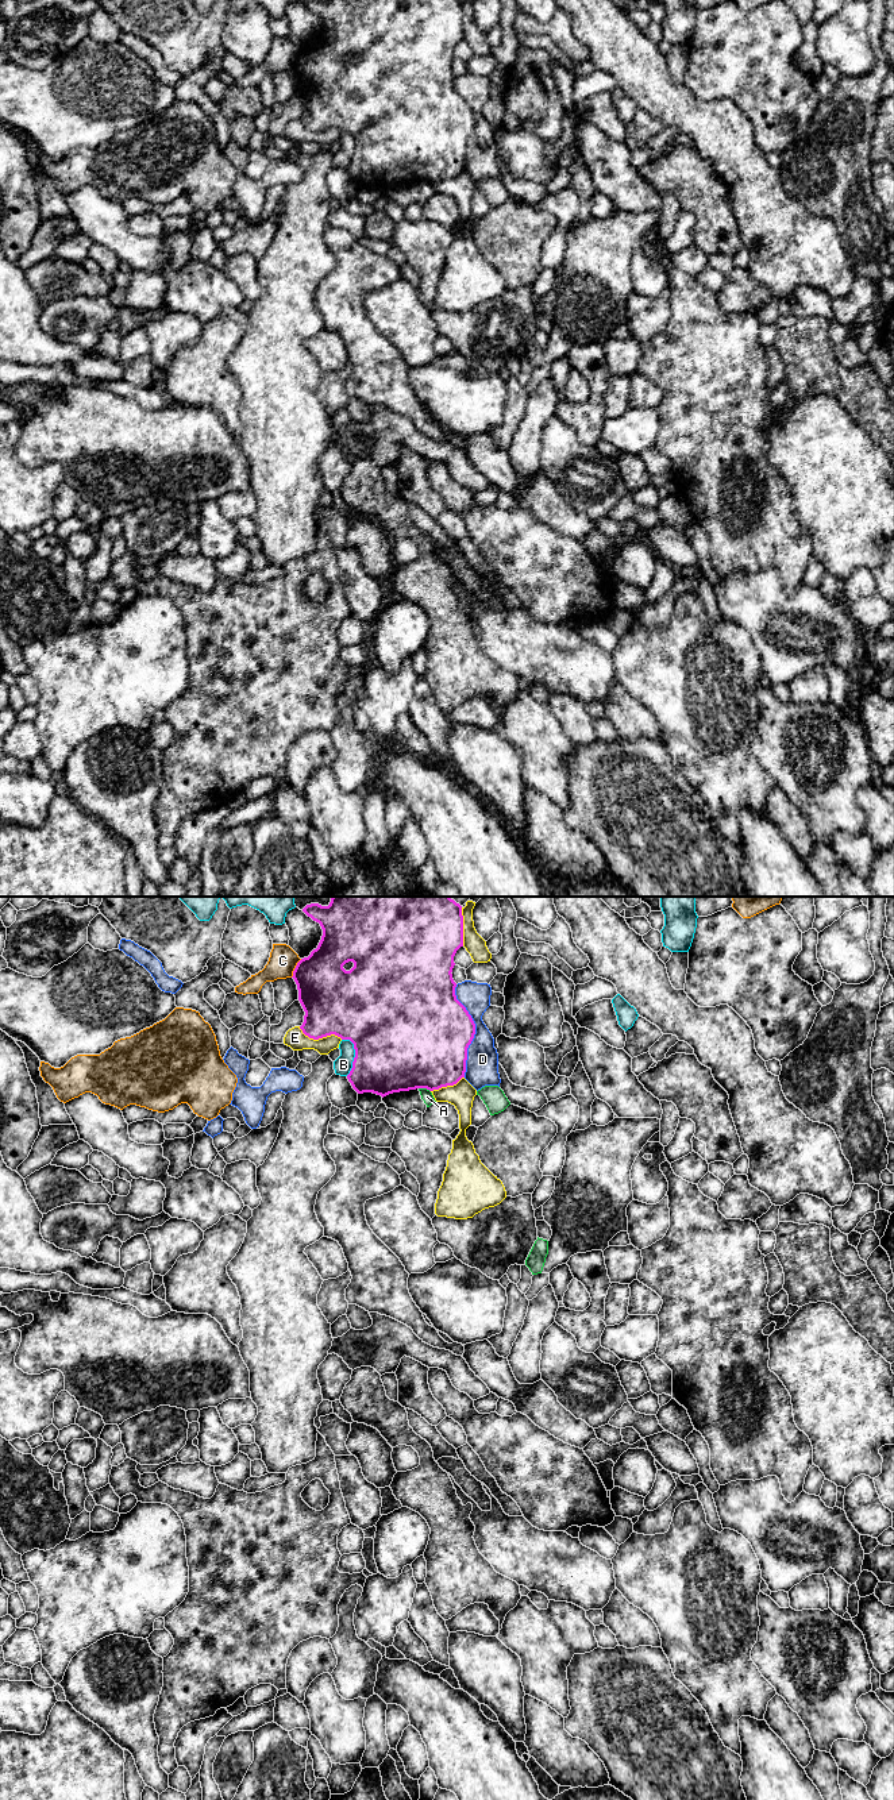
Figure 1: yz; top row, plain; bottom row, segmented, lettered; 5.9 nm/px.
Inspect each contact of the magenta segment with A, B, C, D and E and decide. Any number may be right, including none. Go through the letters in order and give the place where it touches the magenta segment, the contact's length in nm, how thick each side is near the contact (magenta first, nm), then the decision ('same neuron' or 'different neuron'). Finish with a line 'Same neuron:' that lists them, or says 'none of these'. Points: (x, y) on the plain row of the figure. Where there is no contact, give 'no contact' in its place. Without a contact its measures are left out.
A: yz (424, 180) | 80 nm | 500/70 nm | different neuron
B: yz (355, 147) | 220 nm | 500/110 nm | different neuron
C: yz (295, 61) | 130 nm | 340/170 nm | different neuron
D: yz (474, 123) | 550 nm | 460/190 nm | different neuron
E: yz (320, 130) | 280 nm | 380/120 nm | different neuron
Same neuron: none of these

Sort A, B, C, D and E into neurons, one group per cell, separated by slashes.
A / B / C / D / E

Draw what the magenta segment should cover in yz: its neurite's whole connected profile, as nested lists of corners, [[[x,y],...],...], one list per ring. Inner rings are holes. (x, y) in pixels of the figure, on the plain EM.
[[[304,0],[303,4],[320,16],[323,28],[292,69],[305,104],[300,122],[313,132],[335,127],[354,136],[355,150],[347,167],[352,181],[384,190],[416,181],[433,184],[465,170],[475,116],[456,92],[451,66],[454,49],[463,39],[462,0]]]

